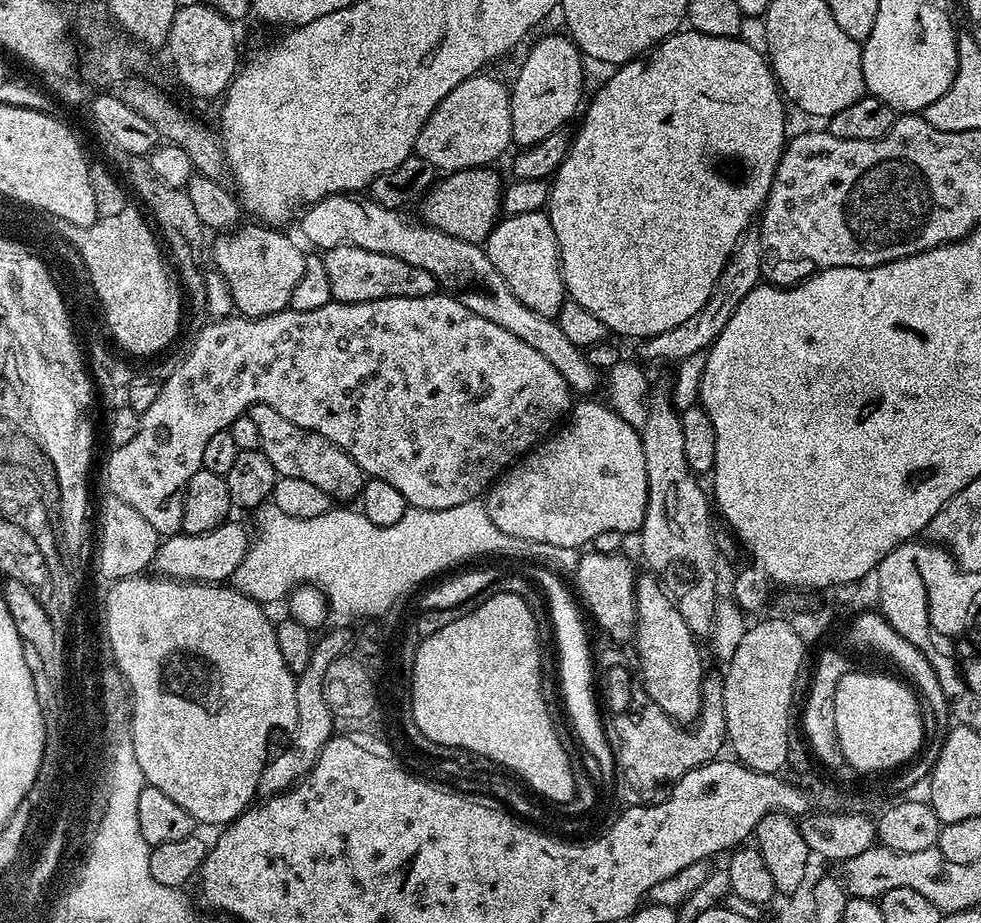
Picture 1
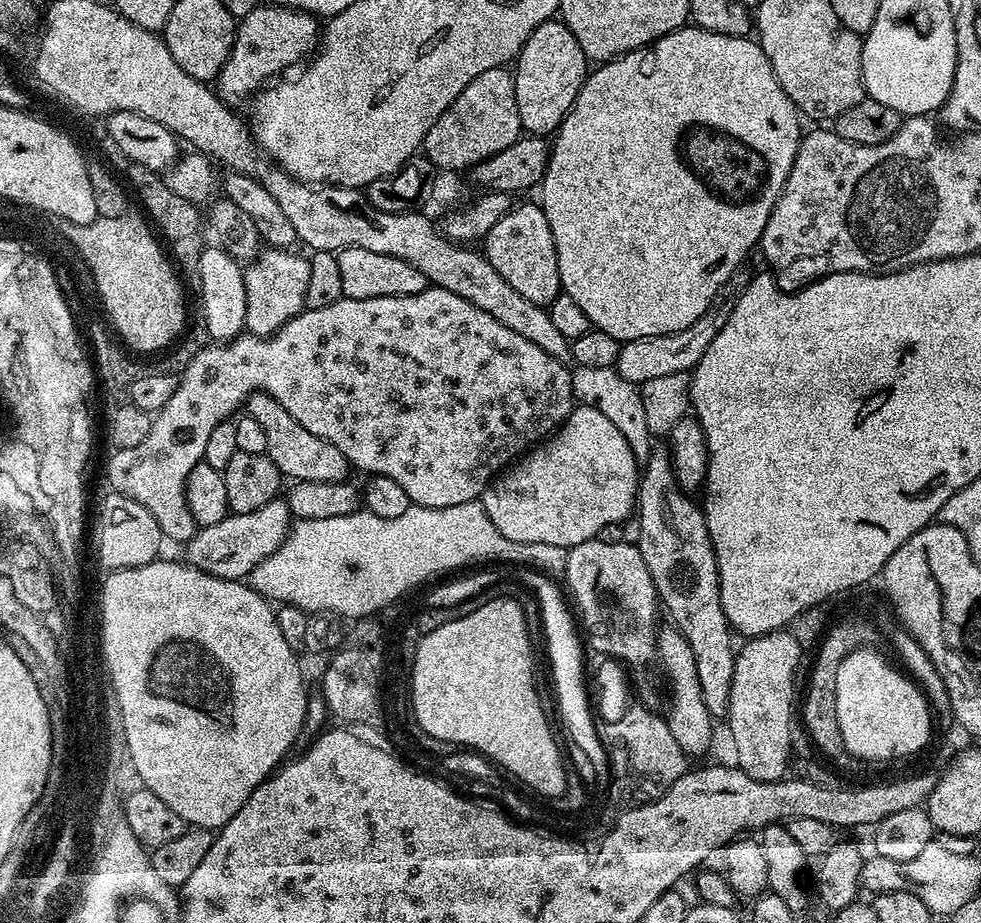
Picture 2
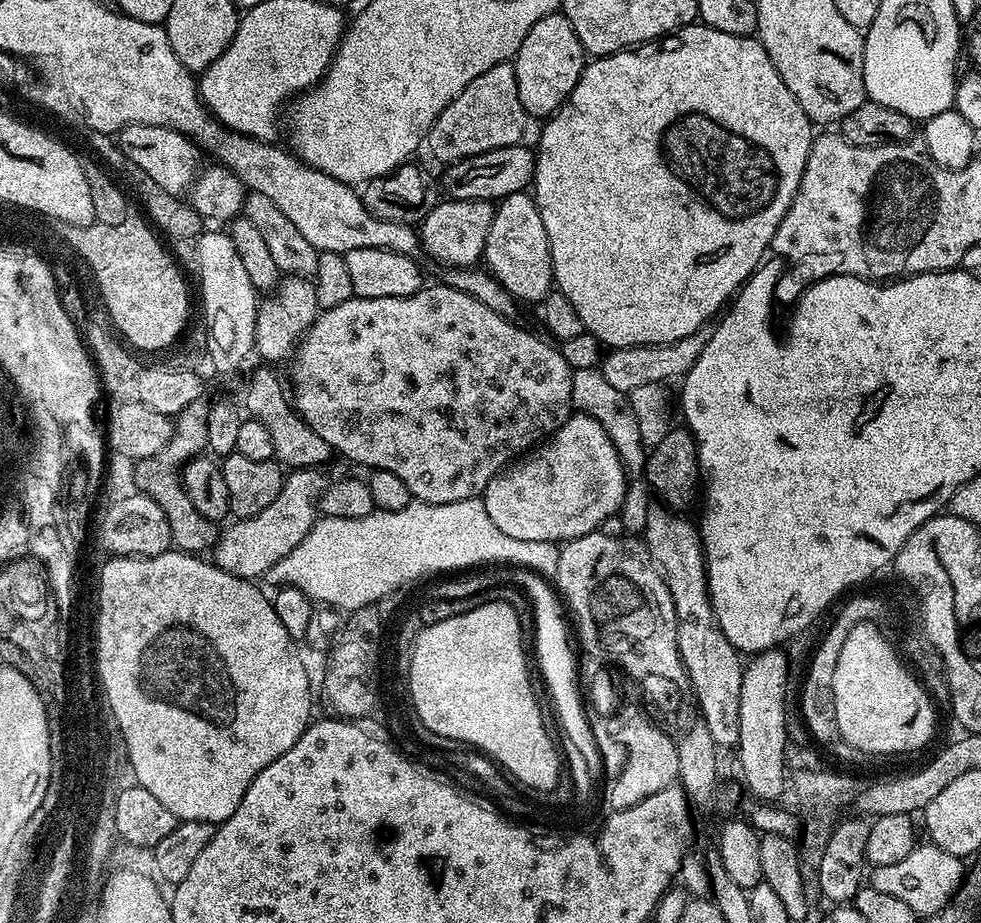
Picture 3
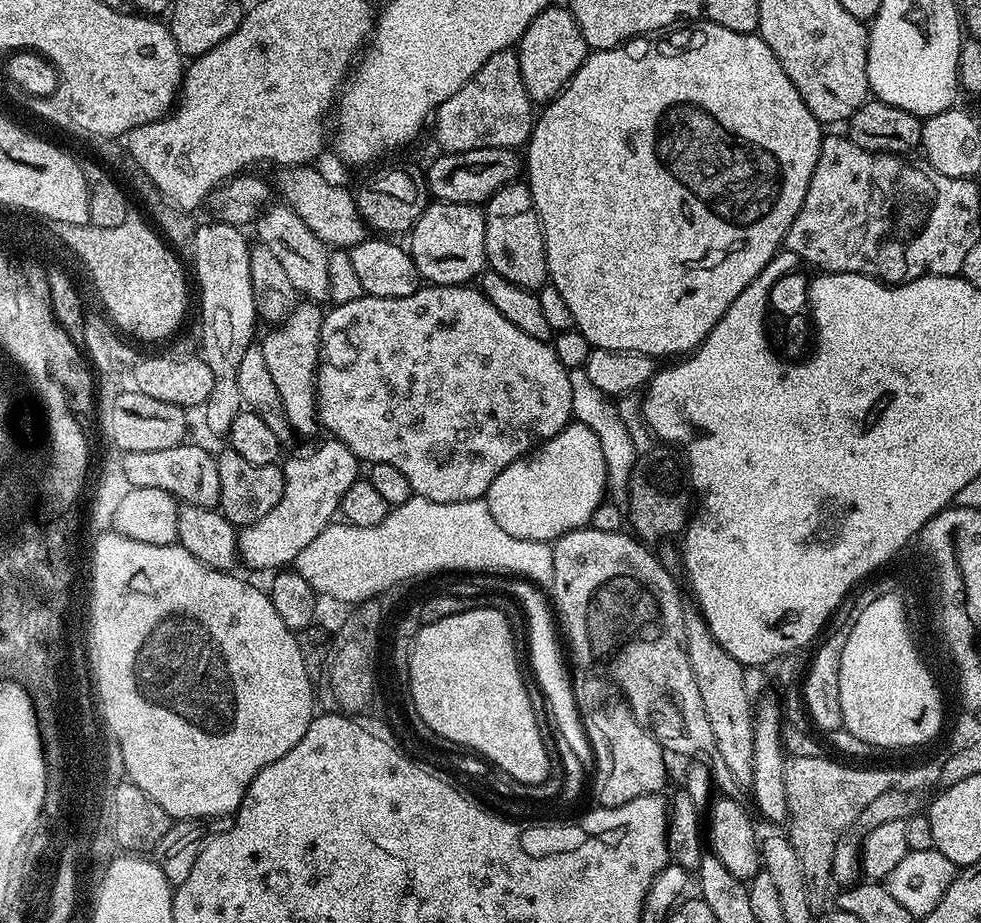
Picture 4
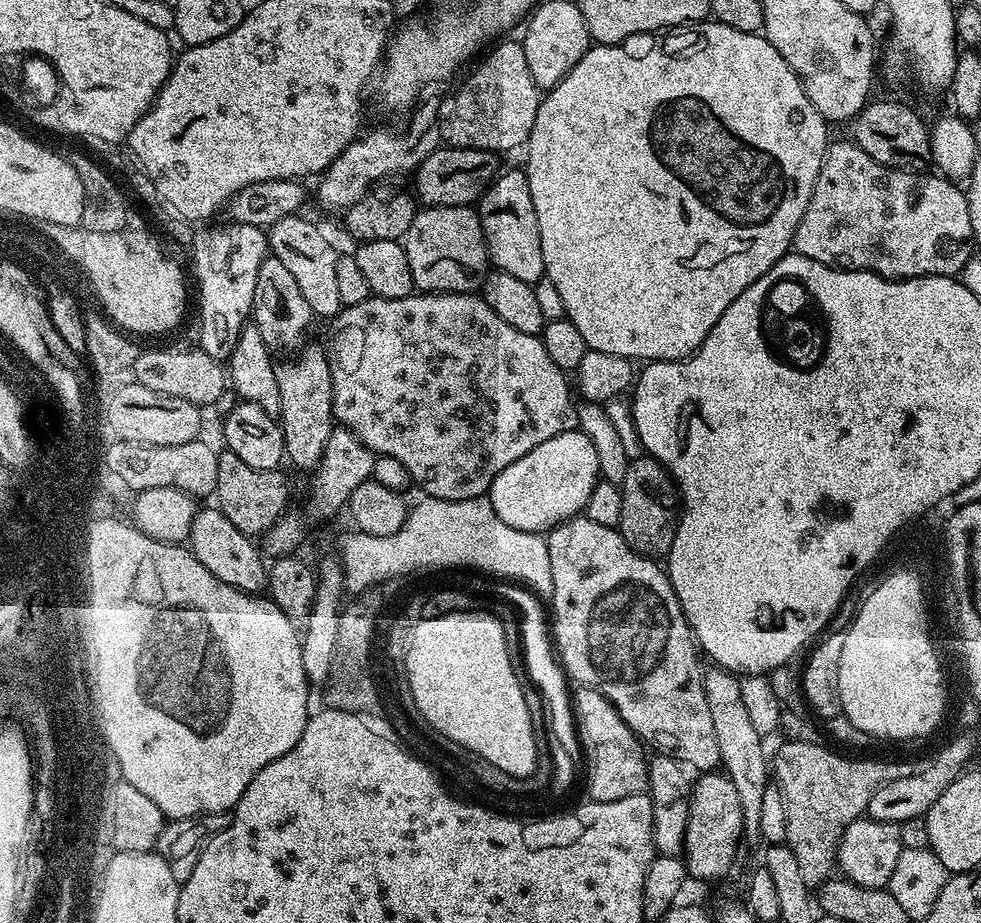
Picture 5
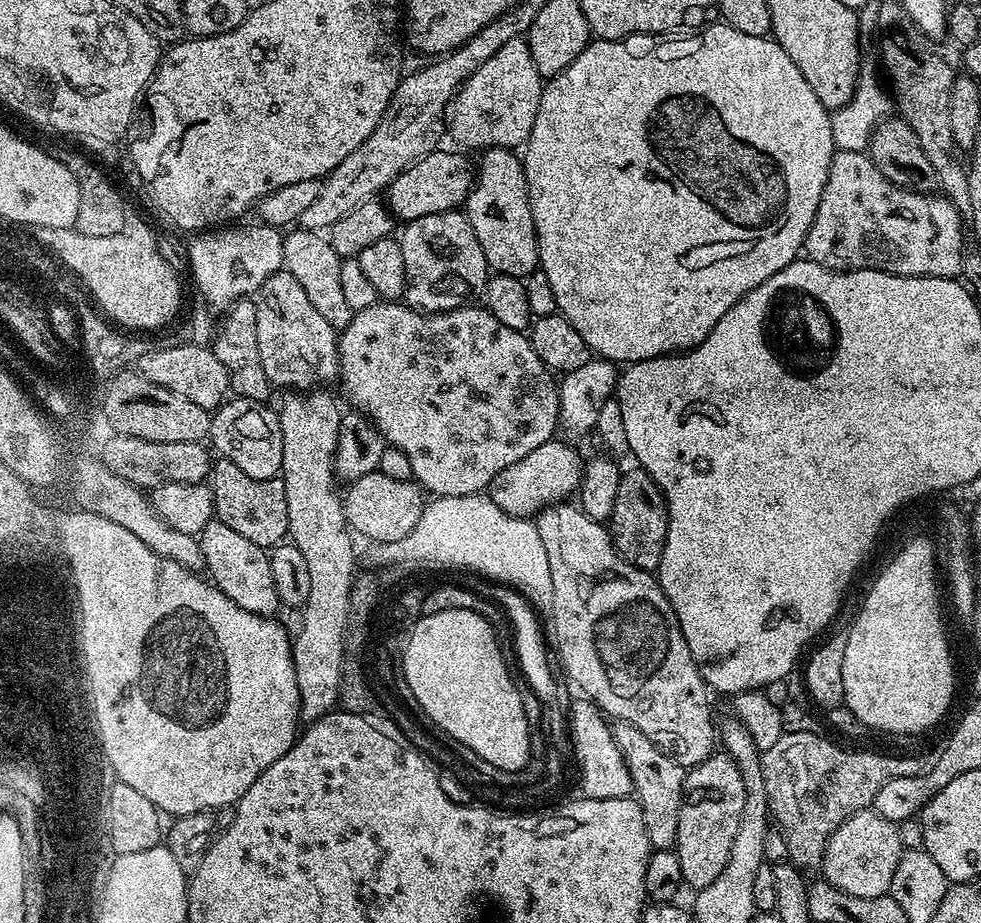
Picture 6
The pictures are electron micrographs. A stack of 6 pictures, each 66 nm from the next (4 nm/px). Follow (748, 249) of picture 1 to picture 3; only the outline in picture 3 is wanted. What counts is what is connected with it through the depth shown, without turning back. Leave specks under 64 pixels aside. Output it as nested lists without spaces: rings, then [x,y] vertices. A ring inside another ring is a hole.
[[[705,326],[699,328],[694,334],[686,334],[686,338],[678,338],[669,344],[643,344],[629,348],[613,348],[603,353],[598,365],[599,372],[605,376],[616,390],[625,394],[630,393],[636,386],[646,383],[664,384],[668,380],[679,381],[694,362],[698,362],[698,354],[710,342],[712,328]]]

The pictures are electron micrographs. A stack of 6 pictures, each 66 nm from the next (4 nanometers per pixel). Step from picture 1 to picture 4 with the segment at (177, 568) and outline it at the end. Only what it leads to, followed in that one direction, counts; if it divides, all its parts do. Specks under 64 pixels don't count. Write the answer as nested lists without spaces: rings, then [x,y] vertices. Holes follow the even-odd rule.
[[[340,440],[325,441],[308,456],[283,461],[283,492],[277,506],[237,535],[237,553],[243,564],[269,572],[289,567],[337,515],[345,493],[360,478],[360,461]]]

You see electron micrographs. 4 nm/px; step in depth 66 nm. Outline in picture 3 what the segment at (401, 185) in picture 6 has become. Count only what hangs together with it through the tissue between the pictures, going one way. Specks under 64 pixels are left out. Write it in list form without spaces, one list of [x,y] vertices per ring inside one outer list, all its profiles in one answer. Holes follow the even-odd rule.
[[[521,142],[514,146],[502,146],[498,150],[486,150],[486,154],[462,158],[447,165],[443,169],[447,199],[484,199],[499,202],[510,194],[525,191],[536,178],[536,157],[533,149],[526,145],[527,143]]]

